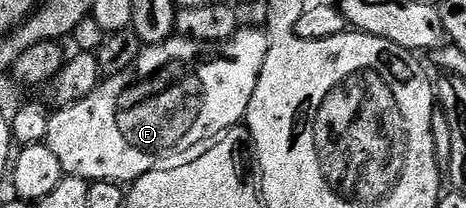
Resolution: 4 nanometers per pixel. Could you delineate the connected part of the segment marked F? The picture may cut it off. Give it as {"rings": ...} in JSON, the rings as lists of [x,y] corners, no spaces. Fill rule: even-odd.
{"rings":[[[239,28],[234,36],[220,43],[191,41],[189,37],[175,35],[164,43],[143,48],[134,65],[128,67],[127,70],[120,71],[119,74],[107,76],[102,84],[98,86],[98,89],[92,91],[92,95],[88,95],[88,99],[80,99],[80,103],[72,103],[71,105],[55,108],[50,115],[48,135],[44,143],[50,148],[52,155],[56,155],[56,159],[60,159],[60,167],[63,174],[68,177],[79,177],[91,183],[96,181],[132,183],[136,179],[148,175],[148,171],[159,168],[163,163],[169,162],[171,159],[181,158],[183,155],[189,154],[191,151],[197,150],[199,147],[205,146],[207,143],[221,137],[227,129],[233,129],[234,126],[243,124],[248,107],[252,103],[252,95],[256,91],[256,83],[260,79],[260,71],[264,67],[264,59],[270,50],[270,40],[267,34],[261,28],[258,29]]]}

